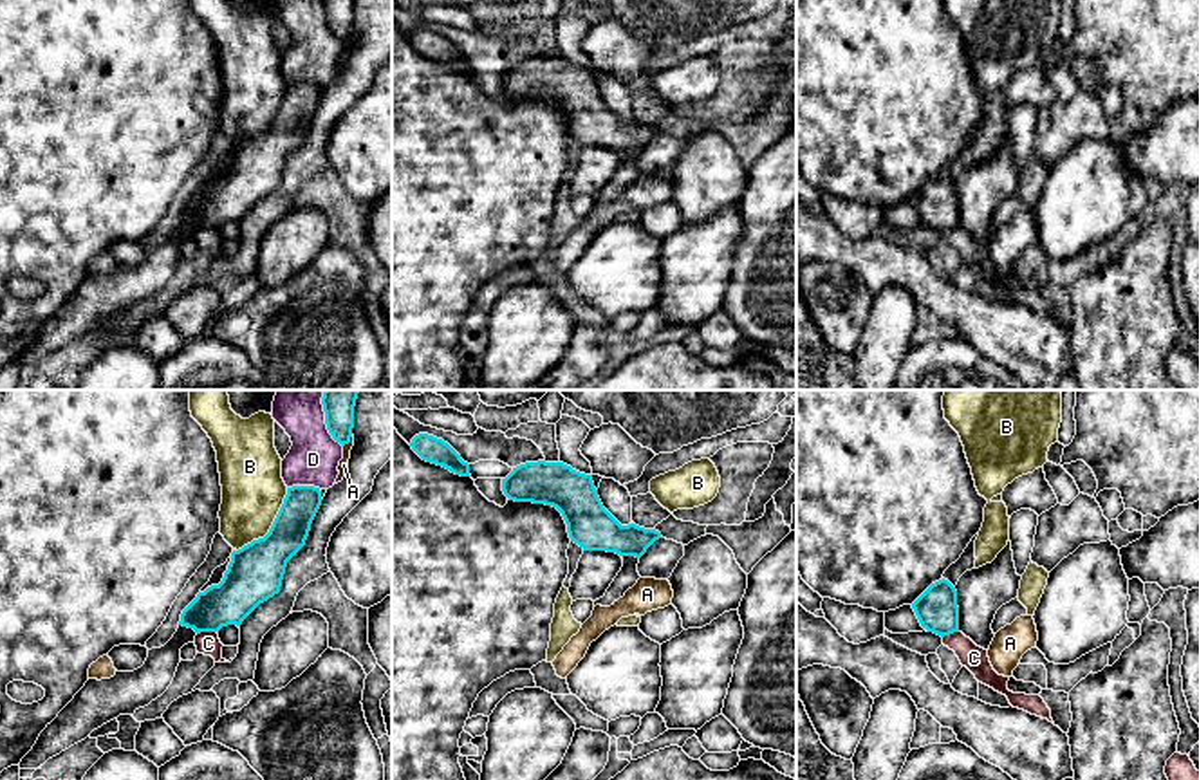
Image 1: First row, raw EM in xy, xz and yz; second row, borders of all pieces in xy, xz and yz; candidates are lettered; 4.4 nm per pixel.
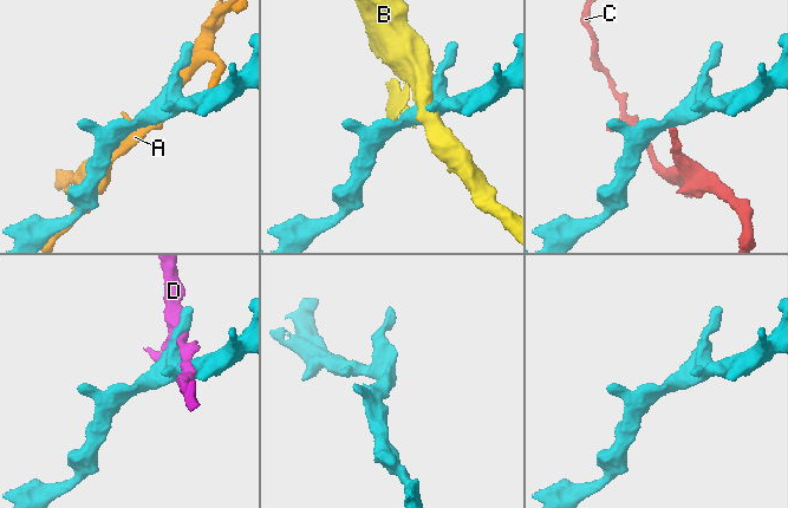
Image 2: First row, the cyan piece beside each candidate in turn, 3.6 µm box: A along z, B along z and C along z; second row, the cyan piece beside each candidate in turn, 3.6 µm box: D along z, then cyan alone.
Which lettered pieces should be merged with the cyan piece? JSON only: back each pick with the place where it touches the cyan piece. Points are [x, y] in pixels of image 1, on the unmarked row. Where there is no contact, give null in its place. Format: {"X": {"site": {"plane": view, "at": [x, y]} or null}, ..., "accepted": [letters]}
{"accepted": []}

